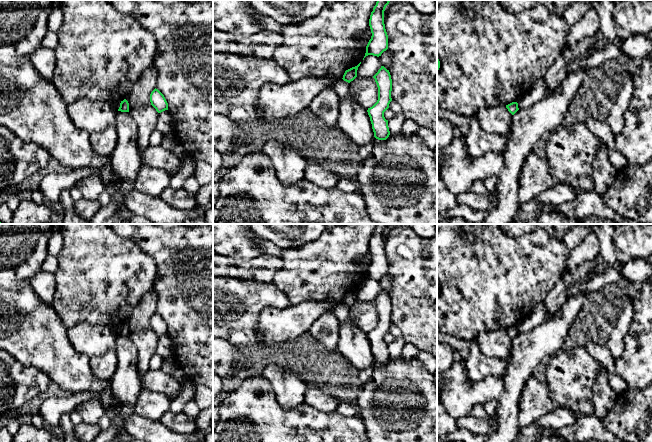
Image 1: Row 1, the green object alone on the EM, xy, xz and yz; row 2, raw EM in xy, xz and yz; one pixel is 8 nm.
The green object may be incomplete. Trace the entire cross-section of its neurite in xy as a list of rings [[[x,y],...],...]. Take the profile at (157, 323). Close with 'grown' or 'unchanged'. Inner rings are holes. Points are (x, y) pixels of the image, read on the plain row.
[[[156,312],[150,318],[150,326],[158,337],[168,334],[168,327],[164,319]]] | unchanged

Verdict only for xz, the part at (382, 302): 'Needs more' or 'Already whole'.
Already whole

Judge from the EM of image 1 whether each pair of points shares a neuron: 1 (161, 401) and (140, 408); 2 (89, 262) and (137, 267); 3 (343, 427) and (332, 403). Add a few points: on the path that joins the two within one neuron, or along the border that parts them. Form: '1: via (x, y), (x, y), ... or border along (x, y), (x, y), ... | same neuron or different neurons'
1: via (156, 404), (145, 406) | same neuron
2: via (101, 264), (125, 264) | same neuron
3: border along (312, 406), (320, 411), (335, 411) | different neurons

